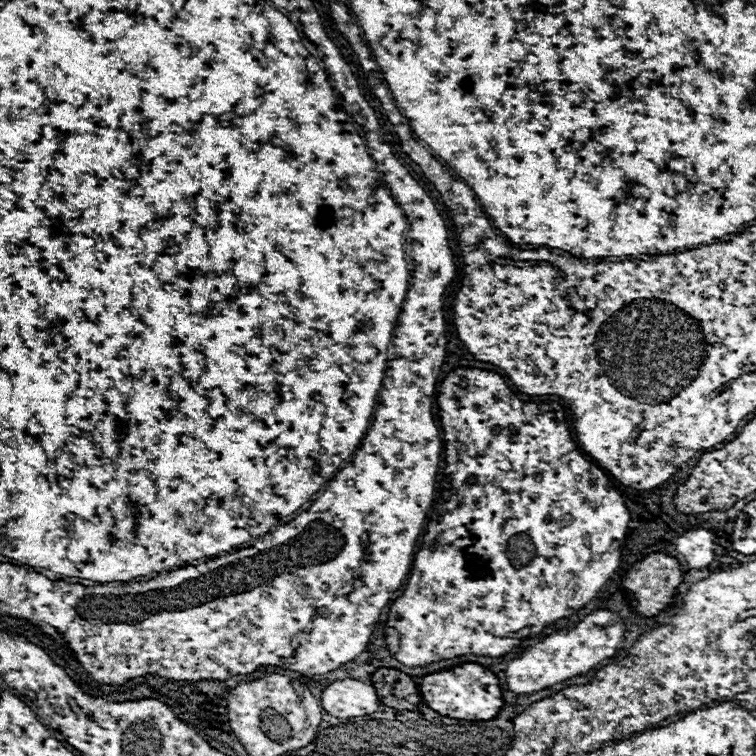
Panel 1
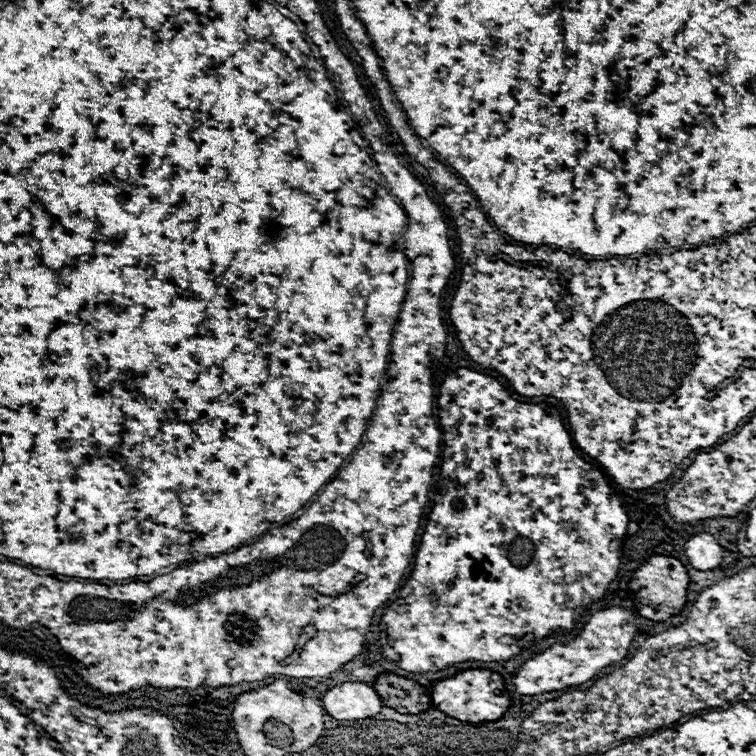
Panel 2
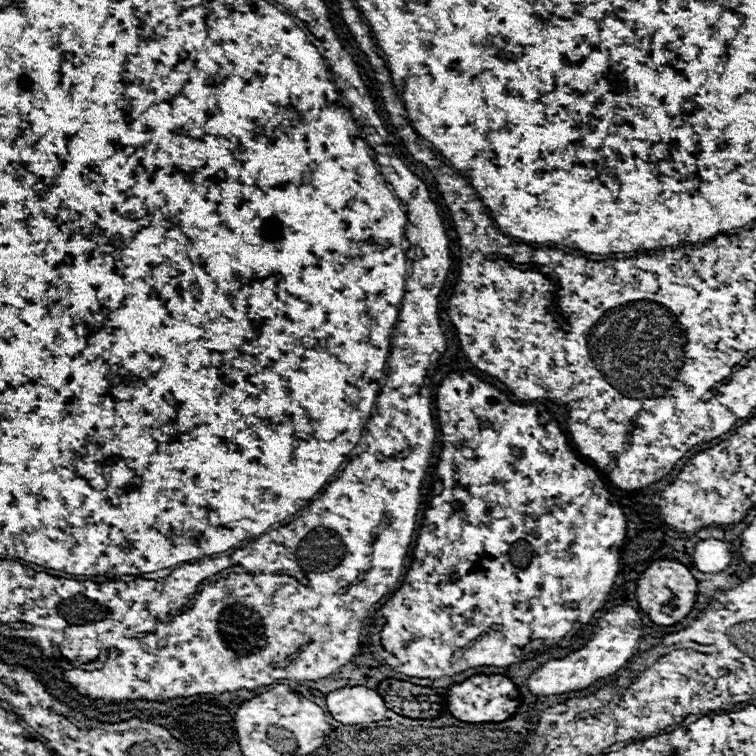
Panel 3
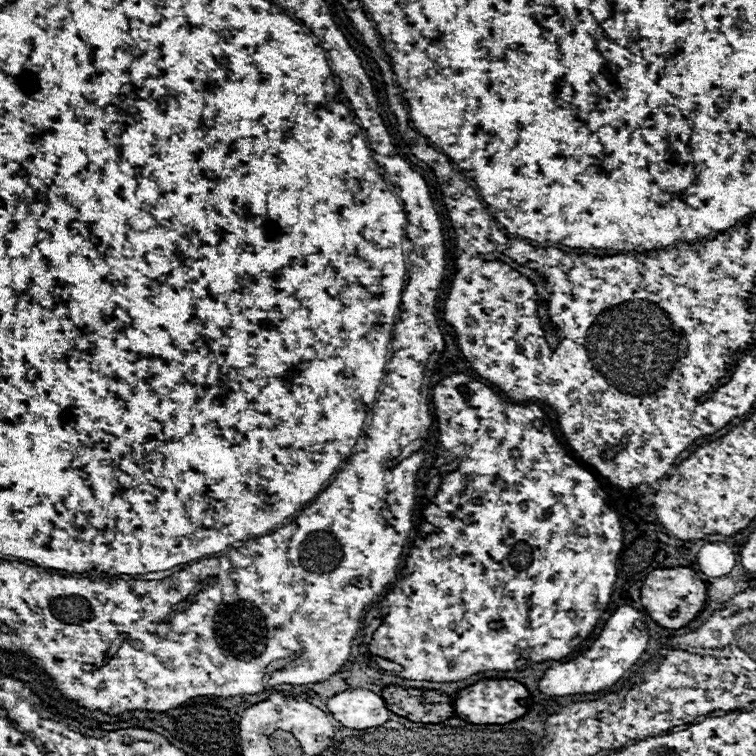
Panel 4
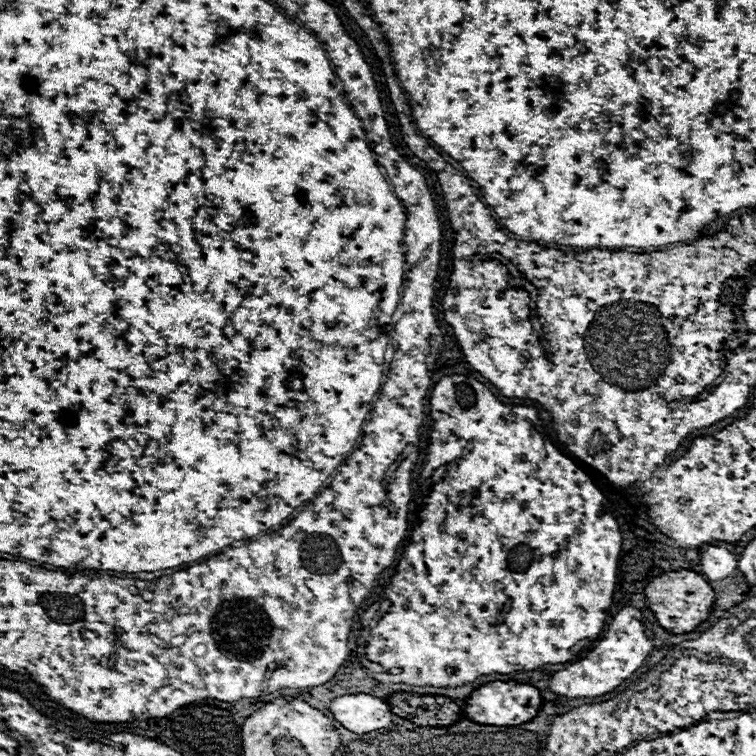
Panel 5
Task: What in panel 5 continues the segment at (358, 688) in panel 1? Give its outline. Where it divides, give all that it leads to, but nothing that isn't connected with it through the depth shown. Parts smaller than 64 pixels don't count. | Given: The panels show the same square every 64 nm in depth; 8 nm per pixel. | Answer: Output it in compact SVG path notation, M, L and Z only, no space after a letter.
M344 694L332 700L330 712L334 718L356 734L368 734L386 728L392 722L388 704L372 694Z

